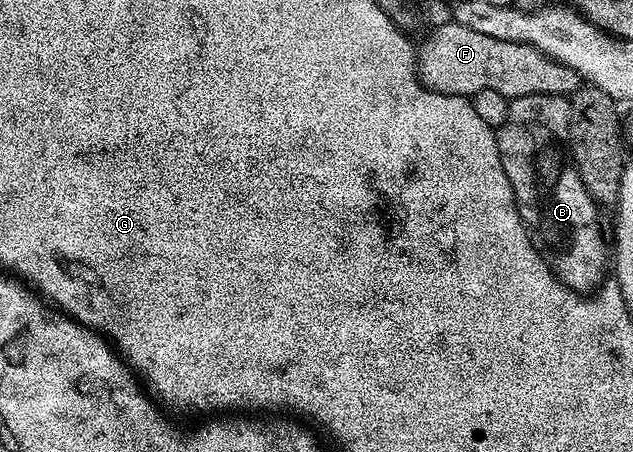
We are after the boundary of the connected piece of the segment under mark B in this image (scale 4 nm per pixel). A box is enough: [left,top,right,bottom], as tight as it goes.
[496,95,610,295]

